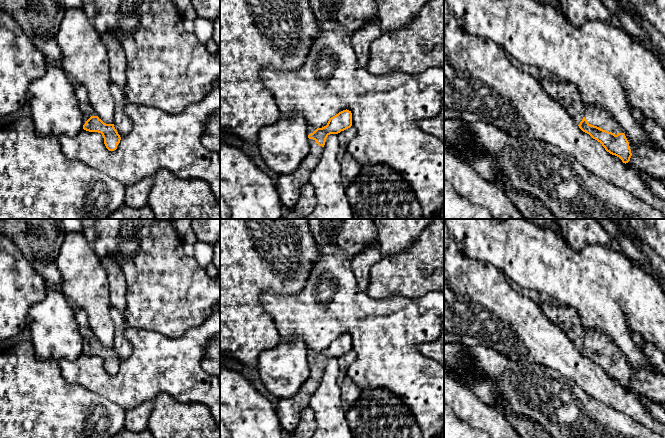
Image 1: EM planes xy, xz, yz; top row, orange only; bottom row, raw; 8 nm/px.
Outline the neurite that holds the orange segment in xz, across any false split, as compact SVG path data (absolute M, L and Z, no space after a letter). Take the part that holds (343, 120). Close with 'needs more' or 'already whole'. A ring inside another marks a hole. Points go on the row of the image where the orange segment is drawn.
M343 110L331 117L326 126L314 128L308 126L307 135L310 151L293 172L281 175L276 185L283 206L291 209L299 200L302 188L309 183L309 177L319 164L324 145L330 134L338 134L352 126L352 113Z; needs more

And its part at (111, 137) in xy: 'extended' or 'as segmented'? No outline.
extended

